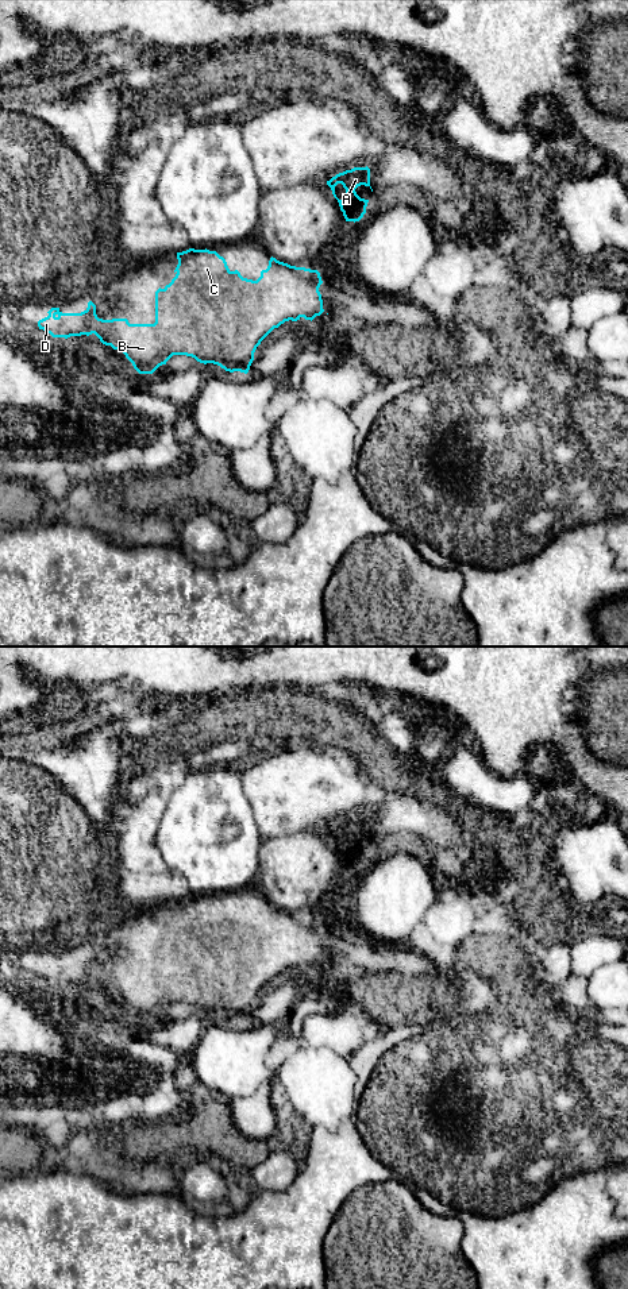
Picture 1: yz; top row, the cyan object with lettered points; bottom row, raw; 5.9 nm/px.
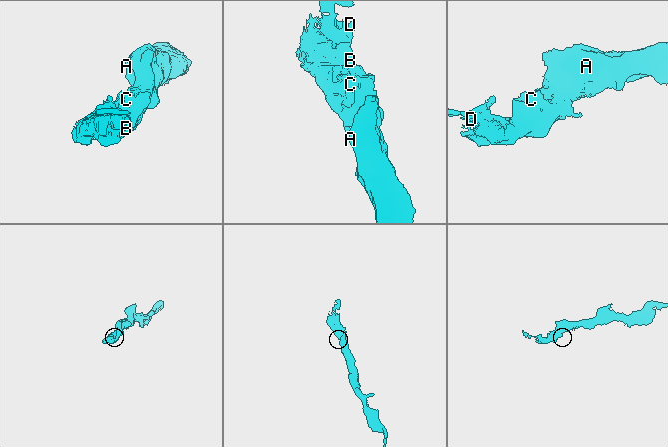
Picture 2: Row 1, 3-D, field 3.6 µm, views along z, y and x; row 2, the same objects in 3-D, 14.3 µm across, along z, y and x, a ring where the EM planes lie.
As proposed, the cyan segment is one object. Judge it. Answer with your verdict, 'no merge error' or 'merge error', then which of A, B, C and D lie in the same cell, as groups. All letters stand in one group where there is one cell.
no merge error; A B C D

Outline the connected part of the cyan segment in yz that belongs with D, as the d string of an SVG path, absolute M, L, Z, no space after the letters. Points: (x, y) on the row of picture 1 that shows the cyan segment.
M189 248L177 252L177 259L176 277L155 292L154 324L99 319L96 305L89 301L81 313L62 313L59 308L51 308L38 327L53 337L95 333L103 344L122 350L139 374L153 374L173 355L192 356L204 364L213 363L230 373L247 374L257 347L274 328L301 317L312 321L324 312L319 292L323 281L317 270L290 266L271 256L267 269L253 281L243 278L238 270L231 271L216 251Z

